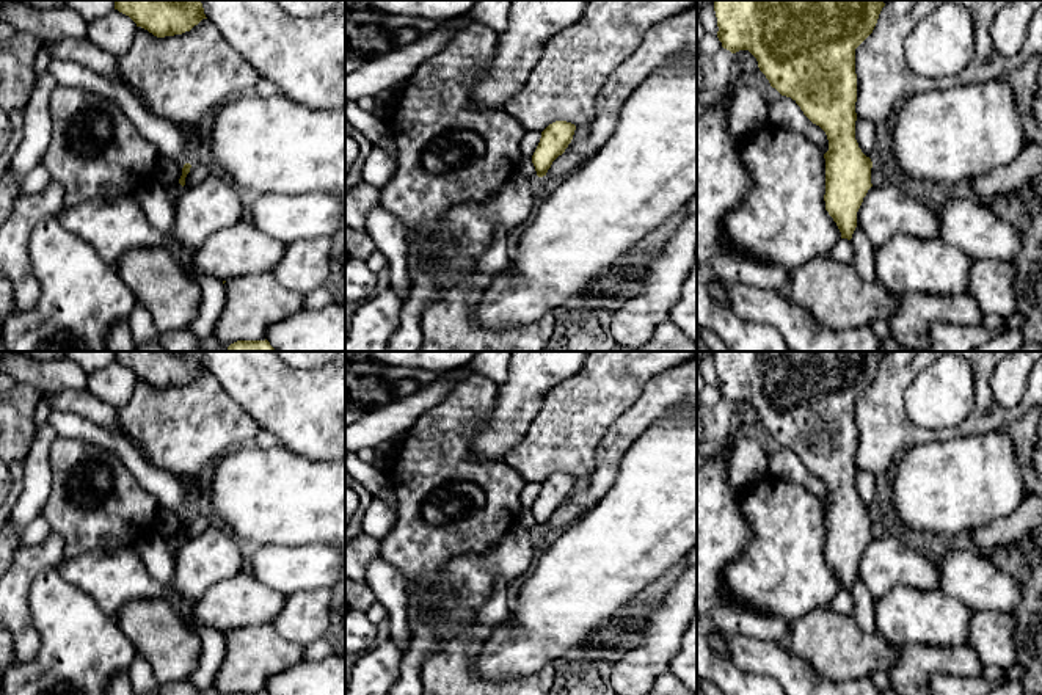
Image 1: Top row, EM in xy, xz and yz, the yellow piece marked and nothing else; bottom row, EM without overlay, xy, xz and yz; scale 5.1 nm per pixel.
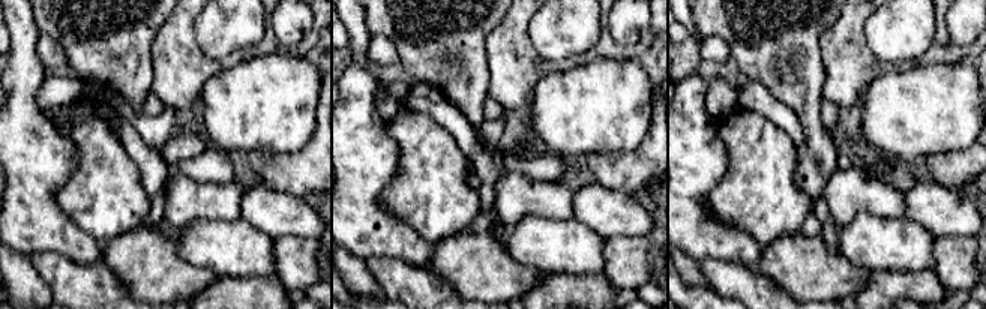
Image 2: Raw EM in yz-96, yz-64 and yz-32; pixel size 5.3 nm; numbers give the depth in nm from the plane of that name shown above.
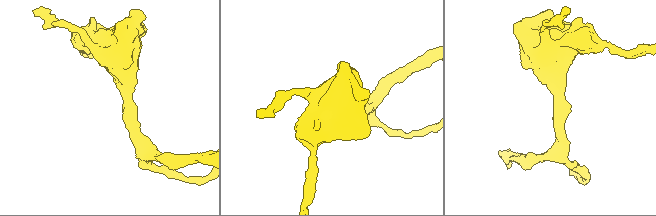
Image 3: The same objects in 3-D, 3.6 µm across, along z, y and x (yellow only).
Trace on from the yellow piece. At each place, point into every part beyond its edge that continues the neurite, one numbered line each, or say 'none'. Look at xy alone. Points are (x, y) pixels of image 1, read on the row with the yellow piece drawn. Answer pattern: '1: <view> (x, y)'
none

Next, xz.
none

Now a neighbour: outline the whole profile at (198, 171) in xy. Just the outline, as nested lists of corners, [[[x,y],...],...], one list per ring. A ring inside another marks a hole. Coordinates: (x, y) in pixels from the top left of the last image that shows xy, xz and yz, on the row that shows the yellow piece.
[[[195,163],[195,165],[191,165],[190,173],[185,177],[185,185],[182,188],[185,190],[193,185],[198,185],[213,173],[217,173],[213,168],[210,168],[204,163]]]

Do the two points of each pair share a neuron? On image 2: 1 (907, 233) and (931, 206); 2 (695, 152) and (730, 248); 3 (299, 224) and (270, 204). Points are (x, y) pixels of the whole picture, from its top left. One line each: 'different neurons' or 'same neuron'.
1: different neurons
2: same neuron
3: same neuron

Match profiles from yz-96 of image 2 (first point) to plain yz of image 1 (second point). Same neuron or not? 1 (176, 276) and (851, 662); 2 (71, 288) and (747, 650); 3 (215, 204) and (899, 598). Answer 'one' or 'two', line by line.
1: one
2: one
3: two

